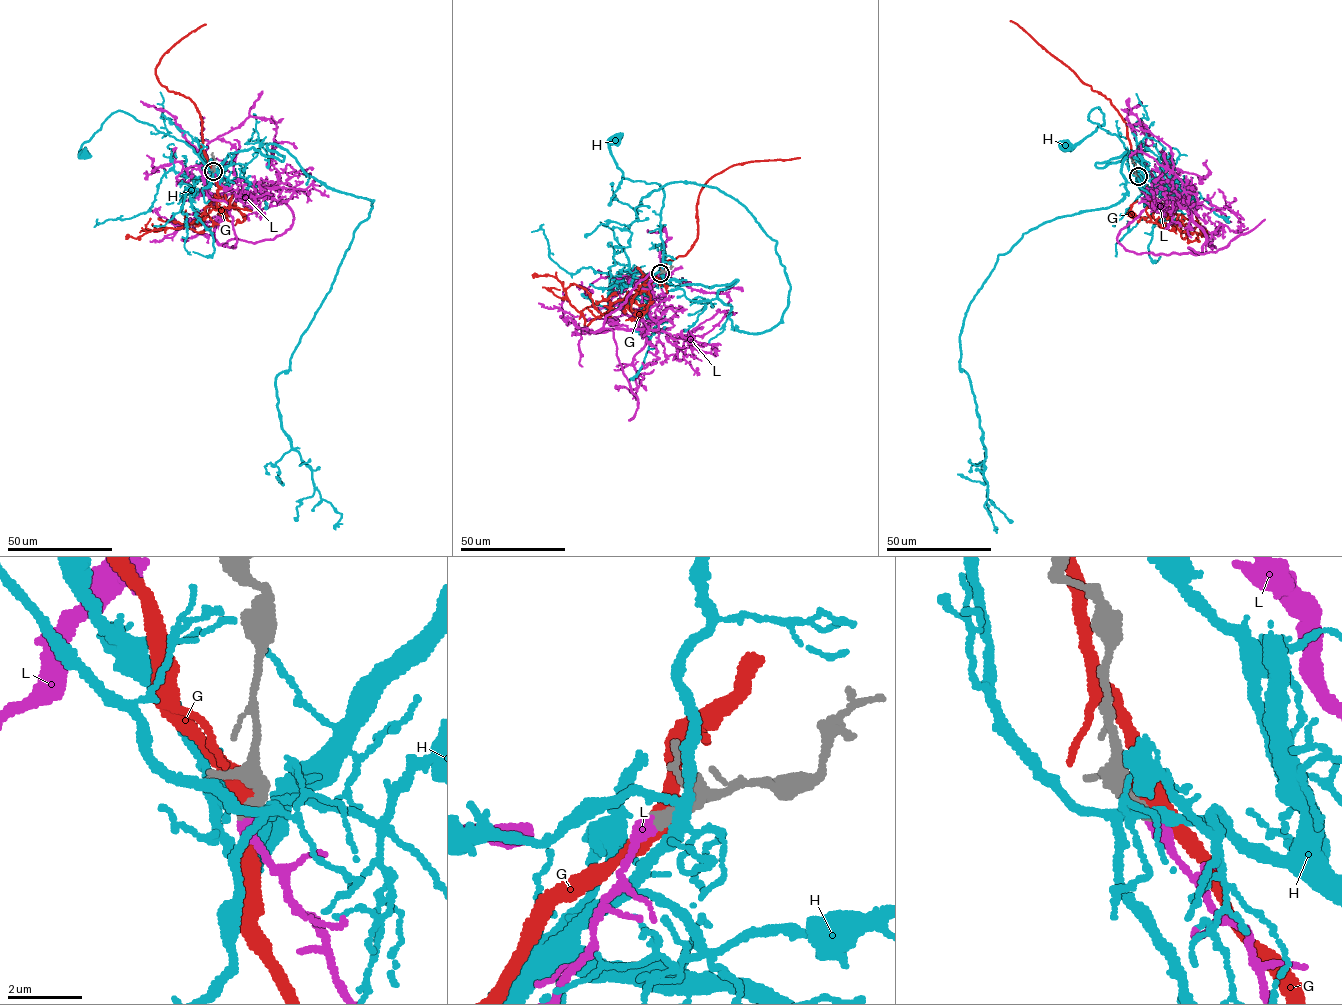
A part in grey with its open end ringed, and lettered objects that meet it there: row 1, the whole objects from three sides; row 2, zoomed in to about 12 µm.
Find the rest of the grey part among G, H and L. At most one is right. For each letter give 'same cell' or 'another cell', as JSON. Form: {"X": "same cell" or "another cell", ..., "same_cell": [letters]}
{"G": "another cell", "H": "another cell", "L": "same cell", "same_cell": ["L"]}

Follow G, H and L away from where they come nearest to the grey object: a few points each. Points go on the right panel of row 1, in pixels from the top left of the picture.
G: (1137, 175), (1127, 125), (1109, 99), (1092, 90), (1072, 70), (1010, 21)
H: (1136, 175), (1129, 170), (1119, 138), (1089, 121), (1091, 111), (1100, 107), (1104, 123), (1066, 147)
L: (1138, 176), (1150, 193), (1163, 189), (1187, 205), (1205, 236), (1196, 252), (1188, 248), (1226, 247), (1264, 219)

